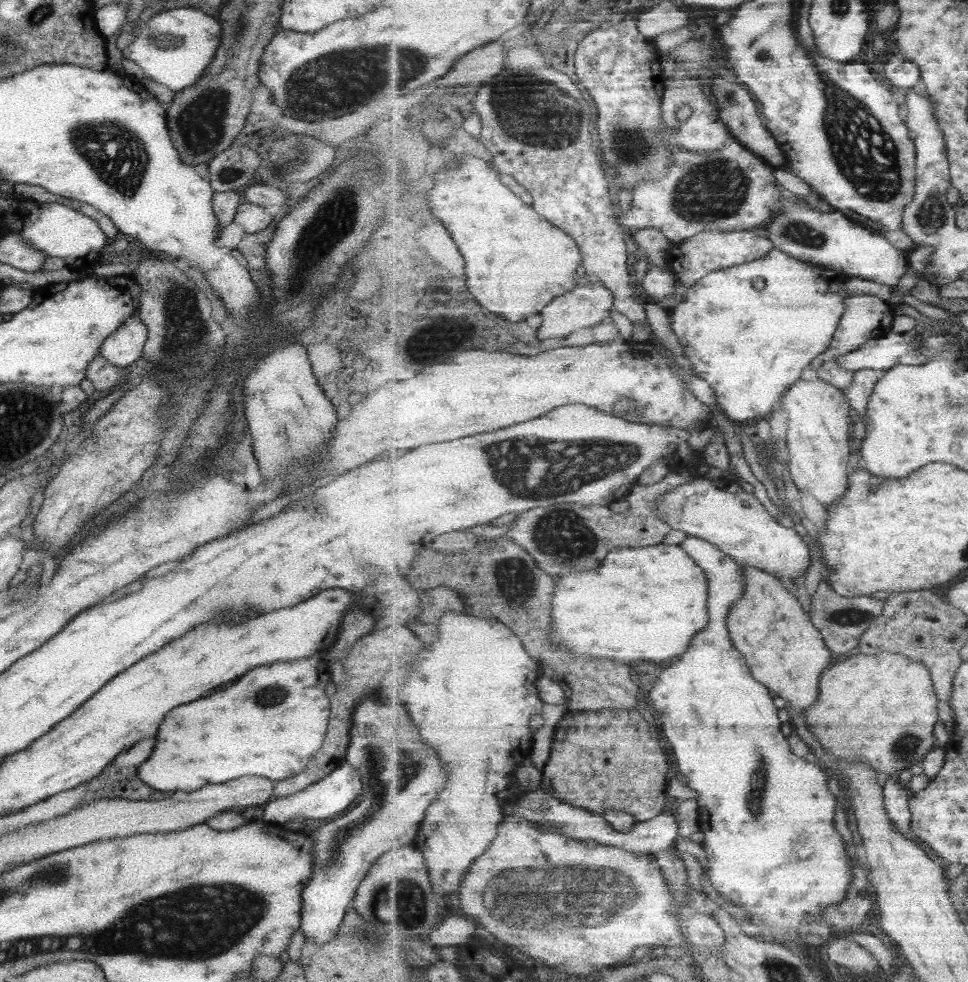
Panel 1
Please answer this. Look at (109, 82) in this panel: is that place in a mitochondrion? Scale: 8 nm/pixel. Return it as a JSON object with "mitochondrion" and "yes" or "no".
{"mitochondrion":"no"}

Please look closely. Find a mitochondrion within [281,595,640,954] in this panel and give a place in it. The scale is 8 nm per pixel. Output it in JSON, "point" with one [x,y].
{"point":[541,898]}

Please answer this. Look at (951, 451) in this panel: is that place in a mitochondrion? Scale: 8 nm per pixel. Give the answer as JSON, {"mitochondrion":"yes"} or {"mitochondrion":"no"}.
{"mitochondrion":"no"}

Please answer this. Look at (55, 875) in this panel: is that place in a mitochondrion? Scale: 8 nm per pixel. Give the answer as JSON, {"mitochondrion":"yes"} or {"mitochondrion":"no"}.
{"mitochondrion":"yes"}

